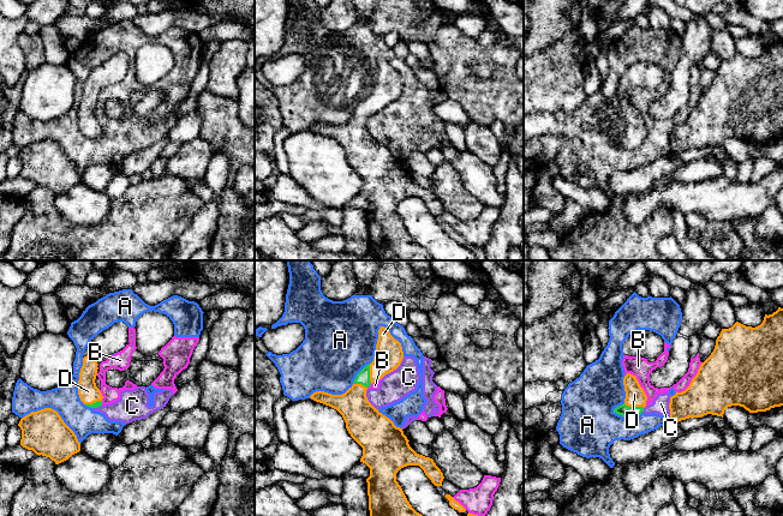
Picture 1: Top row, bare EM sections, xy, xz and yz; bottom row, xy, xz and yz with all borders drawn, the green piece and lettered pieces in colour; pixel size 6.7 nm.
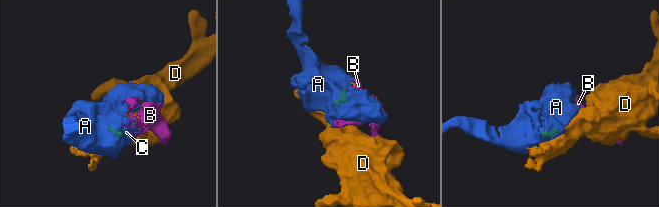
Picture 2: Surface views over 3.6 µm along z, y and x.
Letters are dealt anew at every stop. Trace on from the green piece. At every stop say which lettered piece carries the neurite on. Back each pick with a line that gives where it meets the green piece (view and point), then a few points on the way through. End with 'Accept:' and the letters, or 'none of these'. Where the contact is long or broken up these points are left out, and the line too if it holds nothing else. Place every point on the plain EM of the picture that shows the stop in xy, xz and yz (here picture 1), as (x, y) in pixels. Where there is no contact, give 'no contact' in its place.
D: contact xz (369, 104); way xz (363, 108), (369, 104), (388, 86)
Accept: D

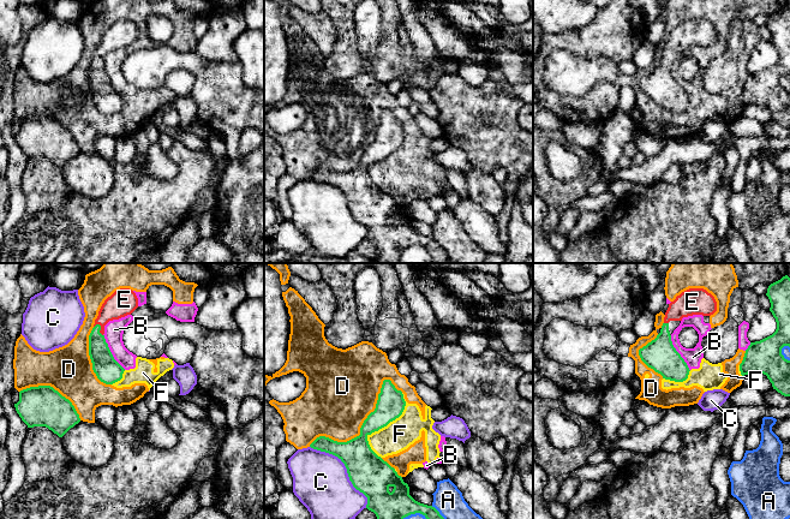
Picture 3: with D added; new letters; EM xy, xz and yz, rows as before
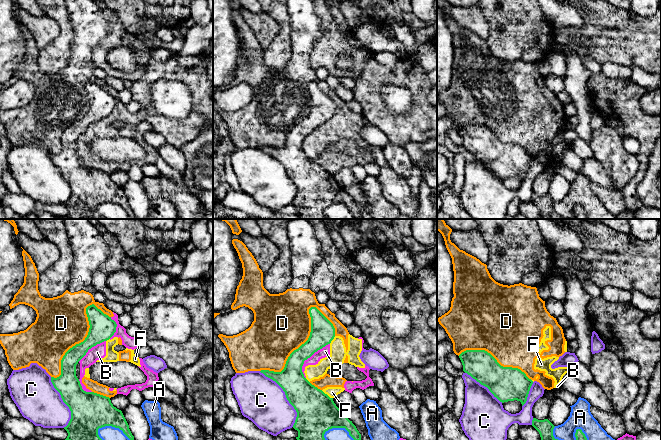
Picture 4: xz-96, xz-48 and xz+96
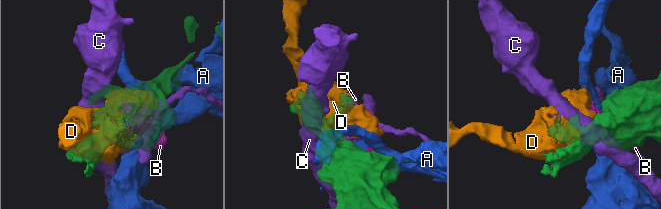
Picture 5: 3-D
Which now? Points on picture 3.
E: contact xy (100, 60)
Accept: E

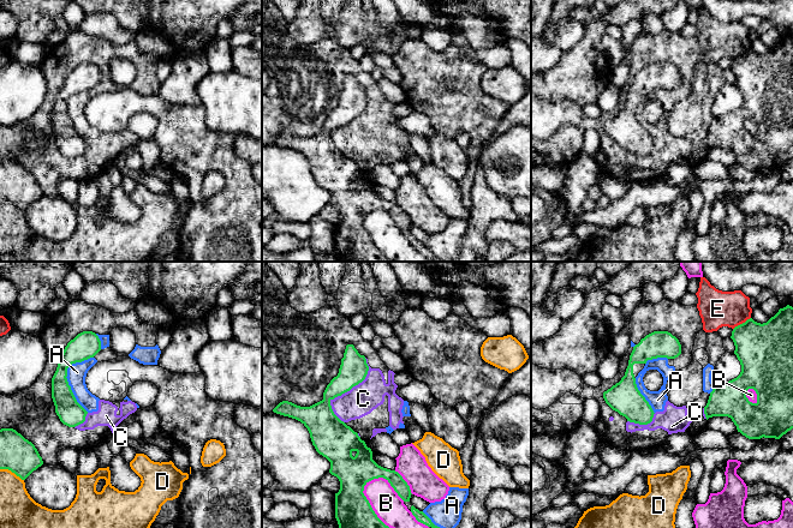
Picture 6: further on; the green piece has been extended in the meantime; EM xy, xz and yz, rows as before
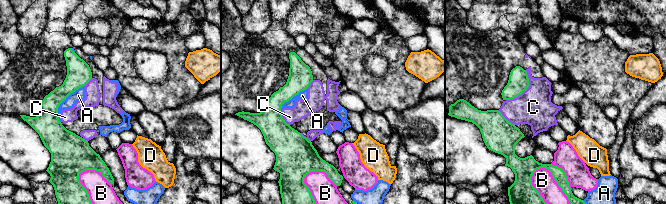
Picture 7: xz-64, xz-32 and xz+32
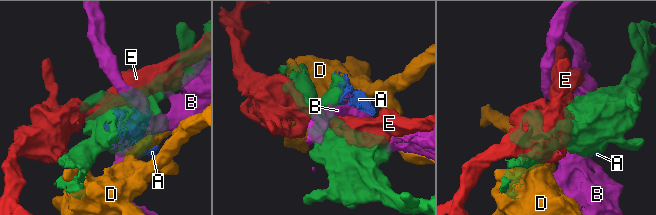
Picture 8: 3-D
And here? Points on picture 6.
Accept: none of these

